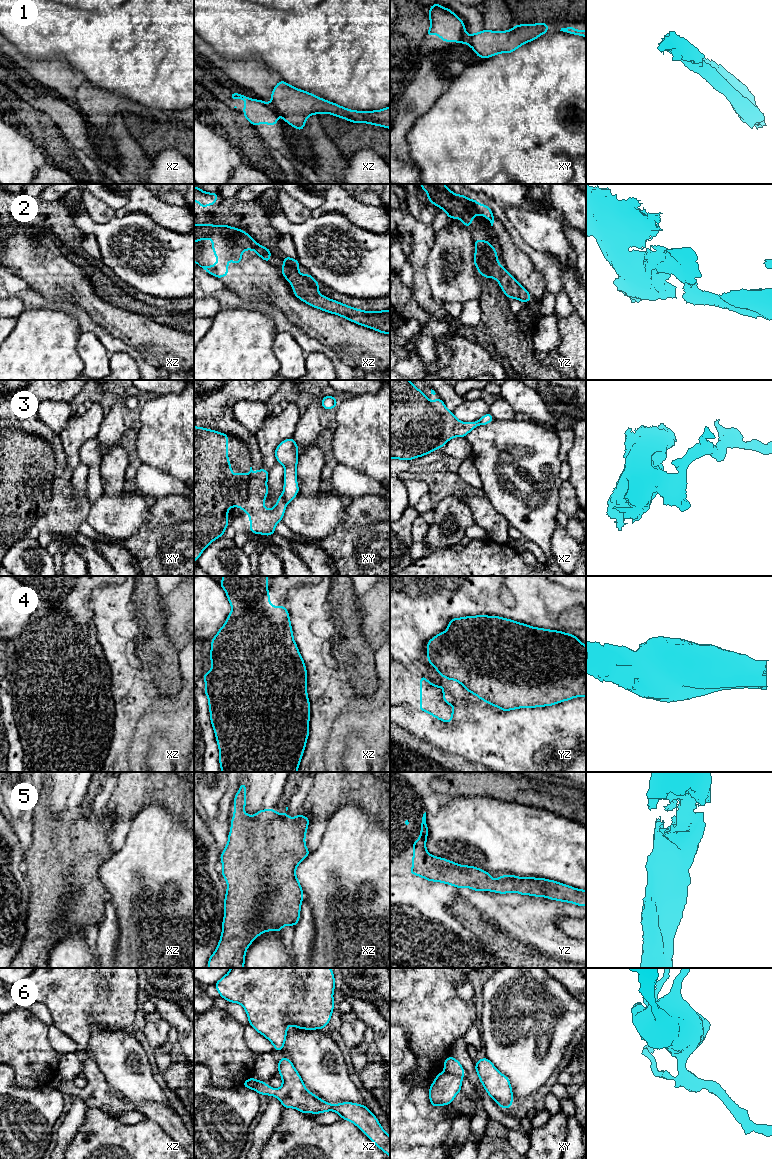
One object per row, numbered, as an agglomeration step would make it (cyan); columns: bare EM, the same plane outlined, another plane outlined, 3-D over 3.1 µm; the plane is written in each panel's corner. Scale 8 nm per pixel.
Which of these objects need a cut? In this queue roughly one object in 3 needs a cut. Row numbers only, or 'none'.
1, 3, 6

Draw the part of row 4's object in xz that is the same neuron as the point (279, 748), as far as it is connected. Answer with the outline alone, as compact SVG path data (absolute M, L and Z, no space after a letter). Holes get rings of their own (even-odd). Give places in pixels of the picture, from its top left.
M223 576L220 586L227 594L232 611L225 624L211 641L212 669L203 675L208 697L210 721L219 747L221 772L297 772L309 736L310 703L307 696L307 670L293 638L292 626L286 606L271 606L268 576Z

